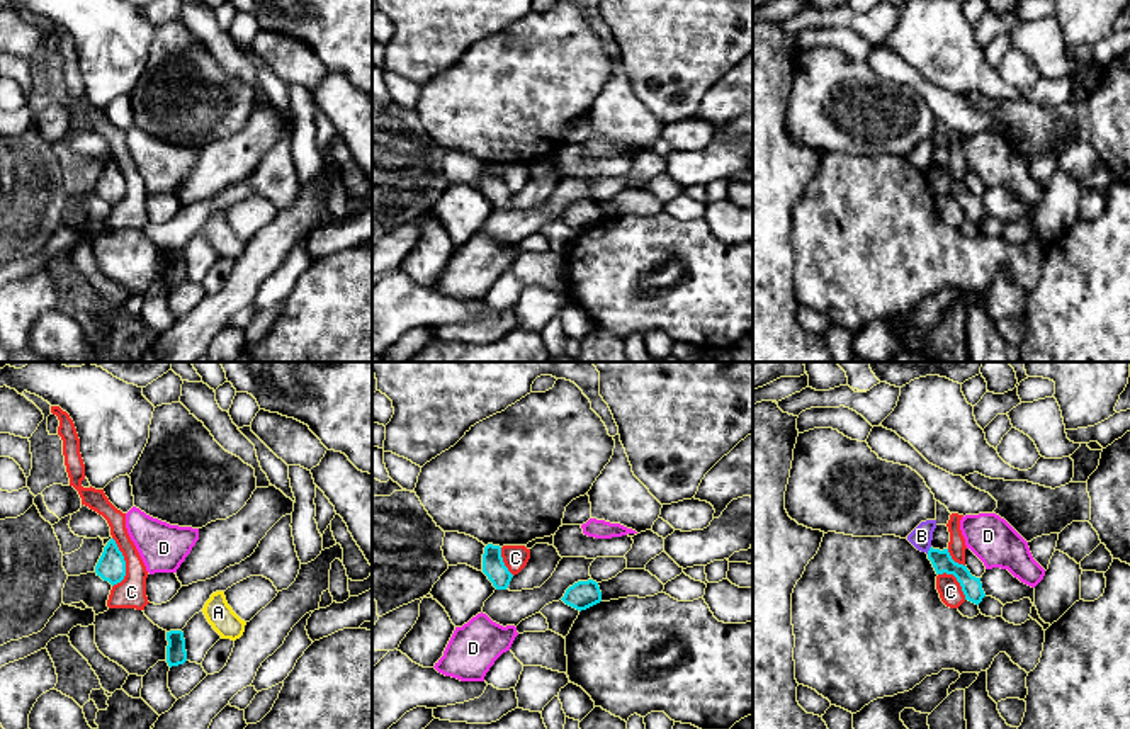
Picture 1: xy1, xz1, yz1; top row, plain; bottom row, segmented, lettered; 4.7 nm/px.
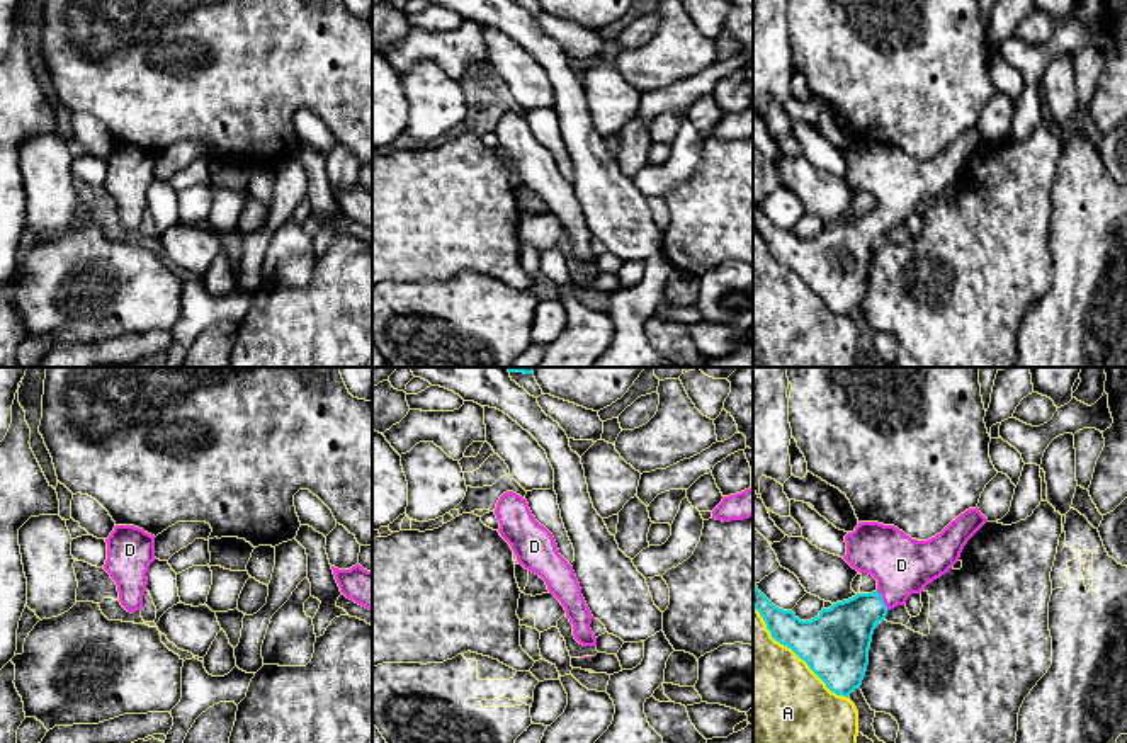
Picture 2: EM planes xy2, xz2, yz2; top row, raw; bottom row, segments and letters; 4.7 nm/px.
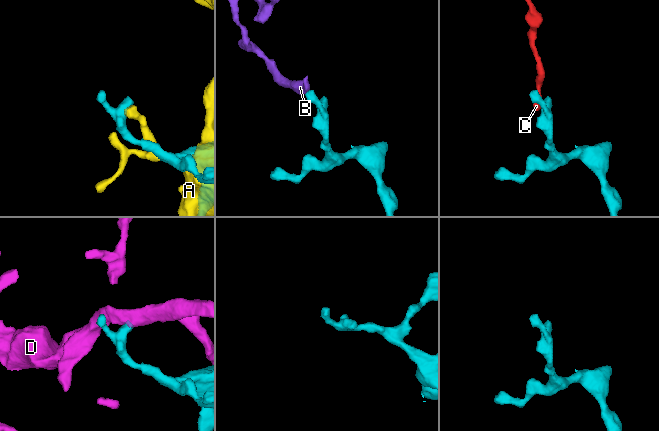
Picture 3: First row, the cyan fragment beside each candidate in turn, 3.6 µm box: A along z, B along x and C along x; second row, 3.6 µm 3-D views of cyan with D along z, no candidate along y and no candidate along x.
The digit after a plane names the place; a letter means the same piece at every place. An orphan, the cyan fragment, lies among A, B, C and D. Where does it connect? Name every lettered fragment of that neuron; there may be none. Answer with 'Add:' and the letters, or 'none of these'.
Add: D

